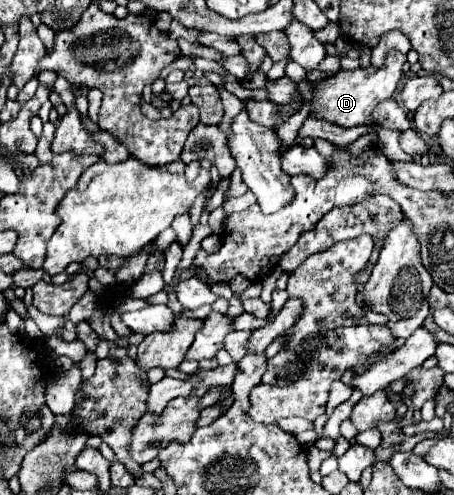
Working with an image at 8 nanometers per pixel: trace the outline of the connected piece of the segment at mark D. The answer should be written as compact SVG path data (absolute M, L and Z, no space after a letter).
M390 51L386 55L386 61L380 67L368 65L368 67L356 67L352 71L340 71L338 75L334 75L332 79L324 79L322 83L318 83L318 87L314 87L314 95L312 95L312 113L316 113L318 119L326 119L330 123L342 125L342 127L356 127L356 125L366 125L370 129L374 129L374 133L378 135L378 143L380 143L380 151L388 157L388 159L404 159L404 161L412 161L412 157L408 153L404 153L398 145L398 131L382 131L378 127L378 123L372 119L372 111L378 103L386 101L388 97L392 97L394 89L398 87L398 81L402 79L404 67L406 63L406 55L402 55L400 51Z

